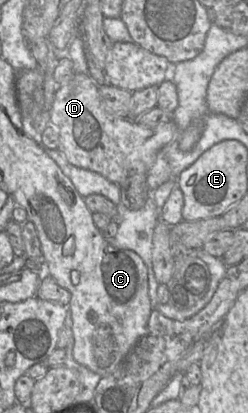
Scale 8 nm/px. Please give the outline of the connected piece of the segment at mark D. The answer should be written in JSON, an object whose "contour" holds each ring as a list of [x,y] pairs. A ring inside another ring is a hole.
{"contour":[[[75,73],[67,83],[57,88],[50,109],[50,124],[58,130],[58,149],[72,165],[95,171],[117,185],[124,181],[131,171],[145,171],[147,174],[157,154],[170,144],[177,134],[177,125],[173,120],[155,128],[144,128],[136,120],[110,114],[101,101],[99,86],[88,73]]]}

